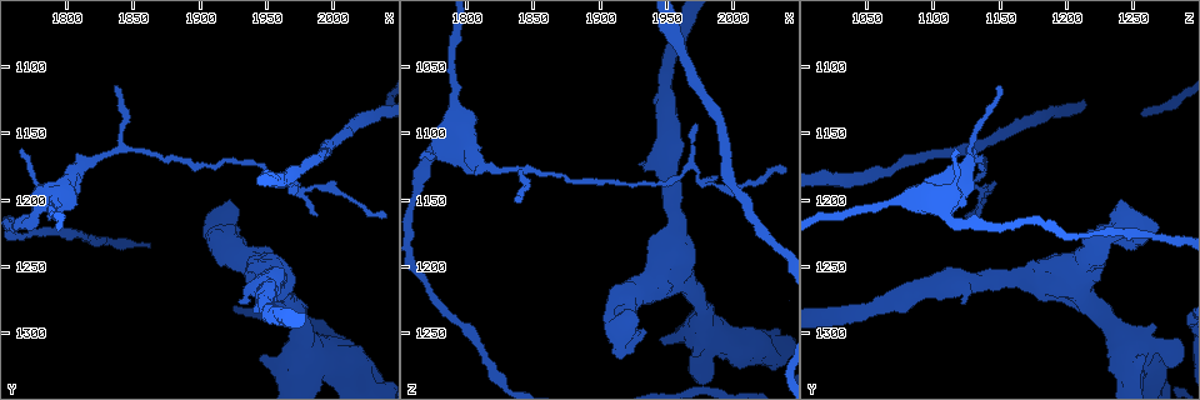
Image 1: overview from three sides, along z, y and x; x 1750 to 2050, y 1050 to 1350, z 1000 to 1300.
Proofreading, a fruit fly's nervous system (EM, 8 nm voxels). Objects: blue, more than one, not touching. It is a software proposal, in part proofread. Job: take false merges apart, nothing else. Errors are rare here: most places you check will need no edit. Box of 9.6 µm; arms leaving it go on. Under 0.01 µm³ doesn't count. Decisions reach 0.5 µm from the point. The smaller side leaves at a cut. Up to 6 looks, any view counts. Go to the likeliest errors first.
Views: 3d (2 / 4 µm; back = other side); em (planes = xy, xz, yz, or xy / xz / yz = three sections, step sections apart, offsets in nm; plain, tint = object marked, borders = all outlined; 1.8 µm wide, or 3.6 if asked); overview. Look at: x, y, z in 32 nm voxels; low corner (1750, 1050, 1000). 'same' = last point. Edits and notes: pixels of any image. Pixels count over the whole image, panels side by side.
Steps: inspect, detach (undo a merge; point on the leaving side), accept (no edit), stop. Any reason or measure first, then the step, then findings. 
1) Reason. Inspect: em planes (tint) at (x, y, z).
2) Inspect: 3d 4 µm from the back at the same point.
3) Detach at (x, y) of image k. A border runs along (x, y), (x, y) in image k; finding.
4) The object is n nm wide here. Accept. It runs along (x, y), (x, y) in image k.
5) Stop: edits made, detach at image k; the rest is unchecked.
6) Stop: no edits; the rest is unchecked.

A narrow waist. Inspect: 3d 4 µm from the back at (1922, 1230, 1230).

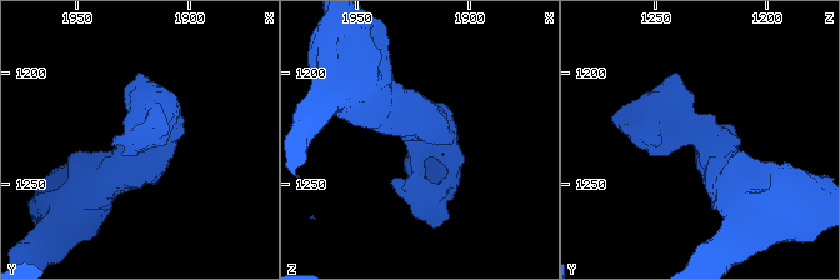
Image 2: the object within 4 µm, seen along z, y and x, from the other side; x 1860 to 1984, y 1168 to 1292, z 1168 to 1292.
4 arms meet here. Inspect: em 3.6 µm planes (borders) at (1923, 1229, 1228).

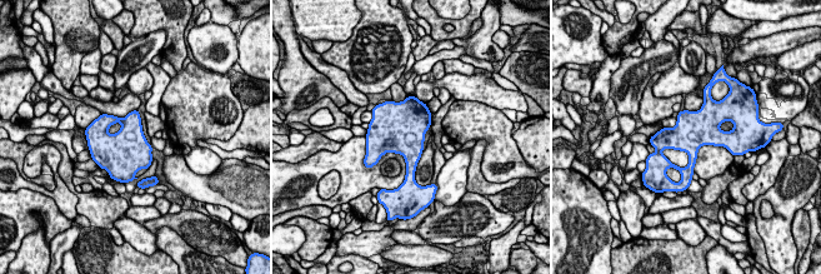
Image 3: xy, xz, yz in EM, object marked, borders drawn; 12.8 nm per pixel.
Accept. One neuron here.

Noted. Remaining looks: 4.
Calibre changes. Inspect: em 3.6 µm planes (tint) at (2020, 1322, 1260).

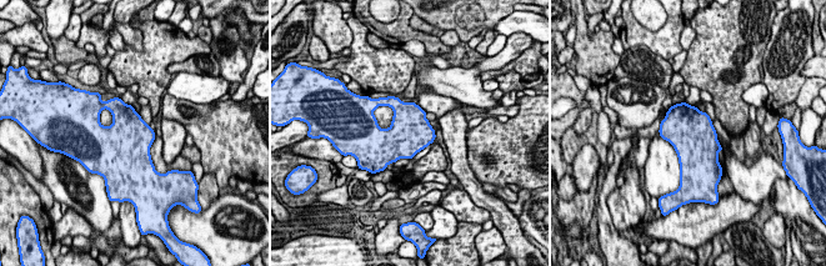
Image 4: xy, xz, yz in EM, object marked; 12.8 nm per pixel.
The object is 550 nm wide here. Accept. One neuron here.

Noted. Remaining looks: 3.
Calibre changes. Inspect: 3d 4 µm at (1838, 1164, 1128).

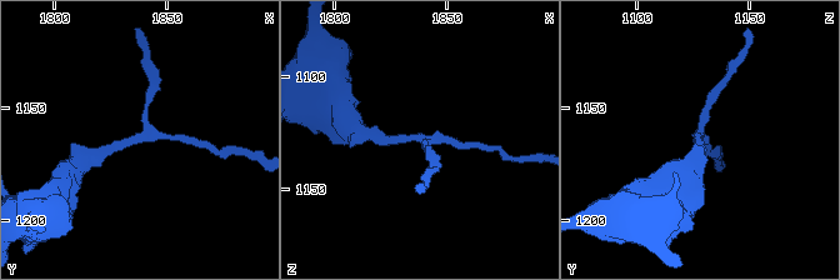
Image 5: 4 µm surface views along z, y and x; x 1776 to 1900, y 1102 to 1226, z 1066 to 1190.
3 arms meet here; need the tissue. Inspect: em xz step 4 (tint) at (1838, 1162, 1128).

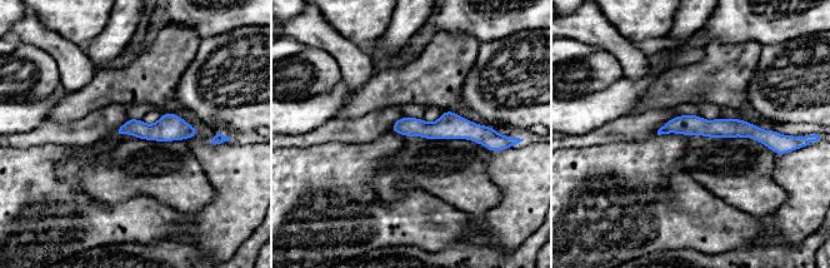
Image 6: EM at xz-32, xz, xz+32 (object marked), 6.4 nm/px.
Accept. Continuous, no second neuron.

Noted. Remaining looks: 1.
Stop: no edits; the rest is unchecked.

